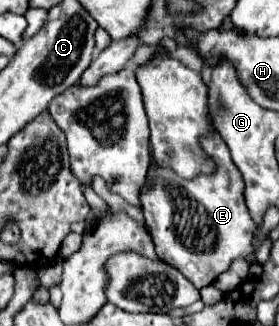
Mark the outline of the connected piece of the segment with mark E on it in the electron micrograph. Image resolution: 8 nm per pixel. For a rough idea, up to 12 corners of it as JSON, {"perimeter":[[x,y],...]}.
{"perimeter":[[226,142],[214,174],[182,180],[152,162],[140,196],[158,258],[198,290],[236,258],[256,224]]}

